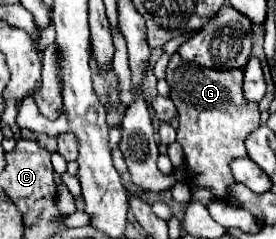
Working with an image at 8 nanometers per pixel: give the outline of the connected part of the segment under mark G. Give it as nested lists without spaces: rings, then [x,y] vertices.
[[[179,53],[171,55],[171,61],[167,65],[167,83],[171,87],[171,101],[177,107],[179,113],[179,127],[177,127],[177,141],[183,147],[185,153],[185,163],[187,163],[187,173],[189,181],[199,187],[207,187],[213,191],[217,199],[227,197],[227,187],[235,183],[229,161],[233,157],[245,157],[245,139],[247,135],[259,127],[259,107],[257,103],[249,103],[243,97],[243,69],[233,69],[233,71],[217,71],[217,69],[207,69],[197,63],[185,61]]]

